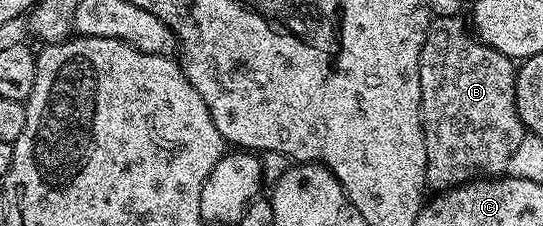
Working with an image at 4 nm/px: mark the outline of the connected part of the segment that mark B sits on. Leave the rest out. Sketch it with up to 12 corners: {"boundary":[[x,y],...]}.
{"boundary":[[435,18],[420,109],[435,192],[505,176],[515,60]]}

